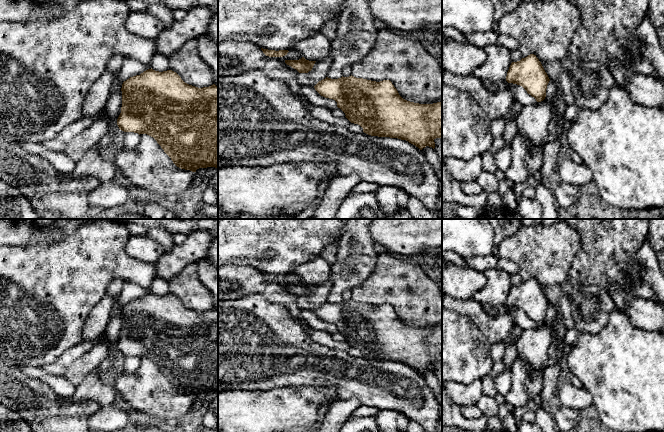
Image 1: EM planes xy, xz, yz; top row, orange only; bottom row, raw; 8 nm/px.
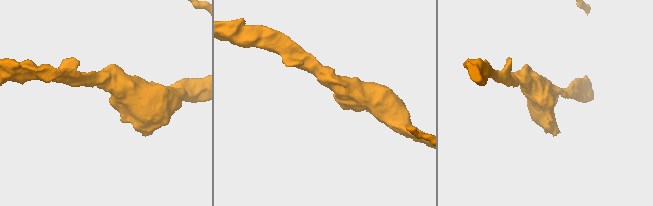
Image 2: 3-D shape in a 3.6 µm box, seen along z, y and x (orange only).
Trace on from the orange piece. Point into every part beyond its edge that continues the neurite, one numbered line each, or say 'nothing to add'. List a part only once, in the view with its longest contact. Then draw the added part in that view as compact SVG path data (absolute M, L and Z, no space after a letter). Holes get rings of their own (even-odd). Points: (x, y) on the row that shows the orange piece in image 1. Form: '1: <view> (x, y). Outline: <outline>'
nothing to add

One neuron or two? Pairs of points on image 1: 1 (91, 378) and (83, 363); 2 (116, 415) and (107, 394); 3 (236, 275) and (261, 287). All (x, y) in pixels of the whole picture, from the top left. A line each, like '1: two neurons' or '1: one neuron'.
1: two neurons
2: two neurons
3: one neuron

